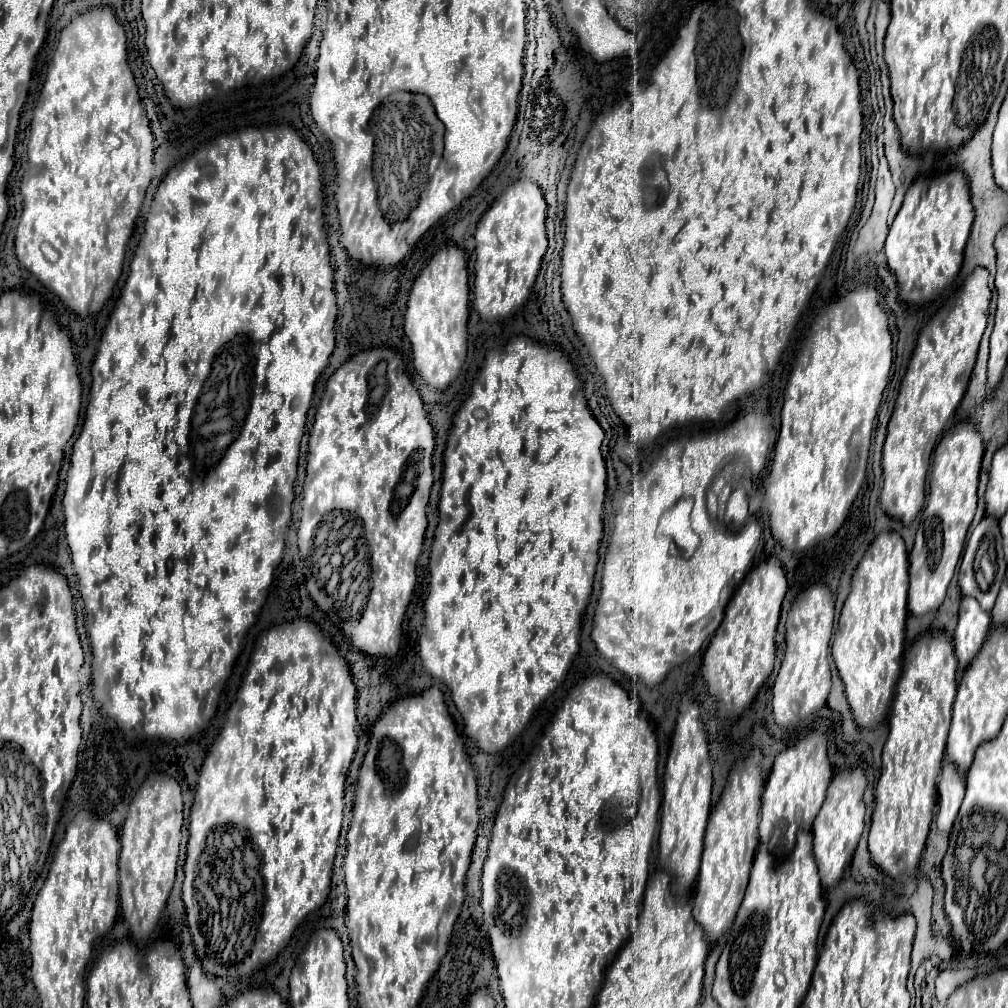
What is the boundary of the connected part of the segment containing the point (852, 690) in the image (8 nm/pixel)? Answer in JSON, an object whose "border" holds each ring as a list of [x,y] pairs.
{"border":[[[883,532],[871,542],[853,574],[851,594],[845,600],[837,634],[833,638],[833,658],[845,684],[849,708],[861,728],[877,728],[889,714],[891,698],[901,676],[907,590],[909,558],[905,542],[895,532]]]}

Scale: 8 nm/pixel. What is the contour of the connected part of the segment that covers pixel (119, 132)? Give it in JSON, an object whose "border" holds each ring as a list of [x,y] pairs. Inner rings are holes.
{"border":[[[107,6],[91,8],[71,20],[61,32],[31,120],[29,164],[21,180],[23,212],[15,232],[15,252],[19,264],[79,316],[97,314],[109,300],[121,276],[123,248],[131,238],[145,190],[153,178],[153,132],[127,64],[125,42],[125,30]],[[43,244],[53,246],[59,258],[47,260],[41,250]]]}

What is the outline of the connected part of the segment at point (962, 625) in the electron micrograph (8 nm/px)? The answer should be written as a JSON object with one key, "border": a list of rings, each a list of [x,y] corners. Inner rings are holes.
{"border":[[[963,598],[959,608],[959,624],[955,630],[955,656],[959,670],[963,672],[981,650],[991,626],[991,614],[987,614],[975,598]]]}

